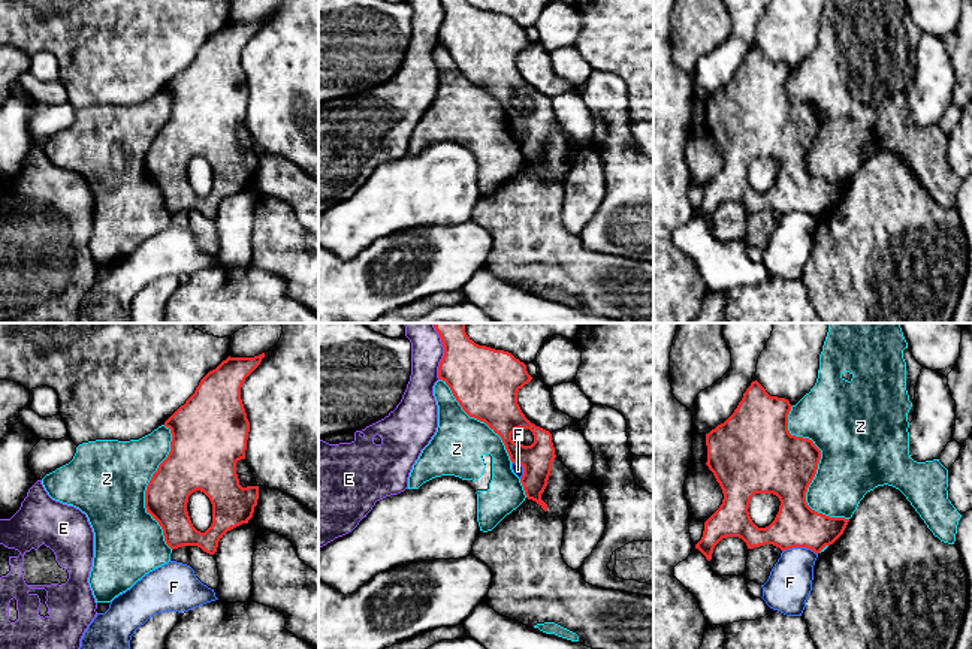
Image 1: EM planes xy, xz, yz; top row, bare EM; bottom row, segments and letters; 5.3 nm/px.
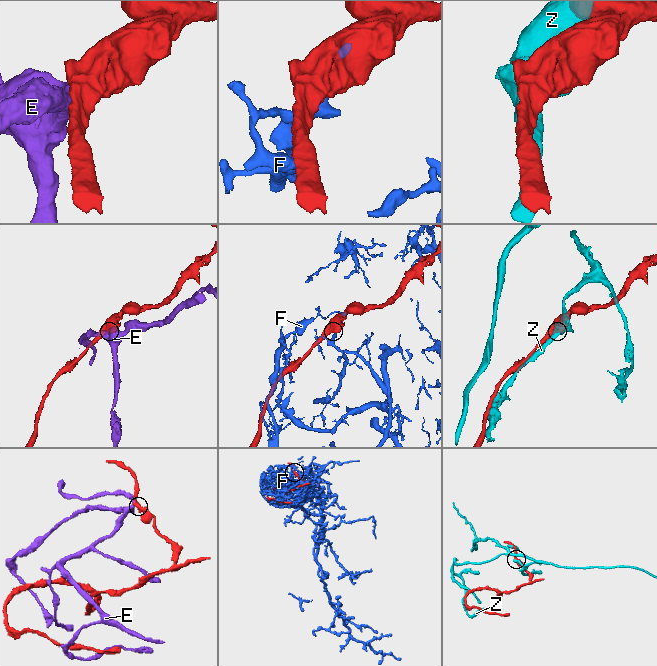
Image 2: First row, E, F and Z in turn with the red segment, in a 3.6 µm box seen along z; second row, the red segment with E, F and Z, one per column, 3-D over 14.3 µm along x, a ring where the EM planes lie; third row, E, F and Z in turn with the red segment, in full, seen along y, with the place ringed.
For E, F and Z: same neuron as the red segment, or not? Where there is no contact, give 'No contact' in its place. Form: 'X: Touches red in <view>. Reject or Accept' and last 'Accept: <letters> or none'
E: Touches red in xz. Reject
F: Touches red in yz. Reject
Z: Touches red in yz. Reject
Accept: none

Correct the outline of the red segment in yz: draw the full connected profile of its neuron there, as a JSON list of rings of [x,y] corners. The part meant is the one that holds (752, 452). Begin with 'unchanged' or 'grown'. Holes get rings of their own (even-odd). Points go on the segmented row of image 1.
unchanged; [[[755,380],[743,393],[734,413],[706,434],[706,465],[724,493],[722,504],[704,522],[703,537],[695,544],[707,561],[712,559],[715,546],[727,537],[742,538],[748,549],[773,544],[781,550],[806,547],[819,553],[843,534],[849,519],[825,516],[806,502],[806,492],[816,474],[821,450],[812,440],[790,434],[791,407],[788,399],[770,396]],[[755,493],[773,493],[781,501],[775,520],[766,528],[758,528],[748,511]]]

